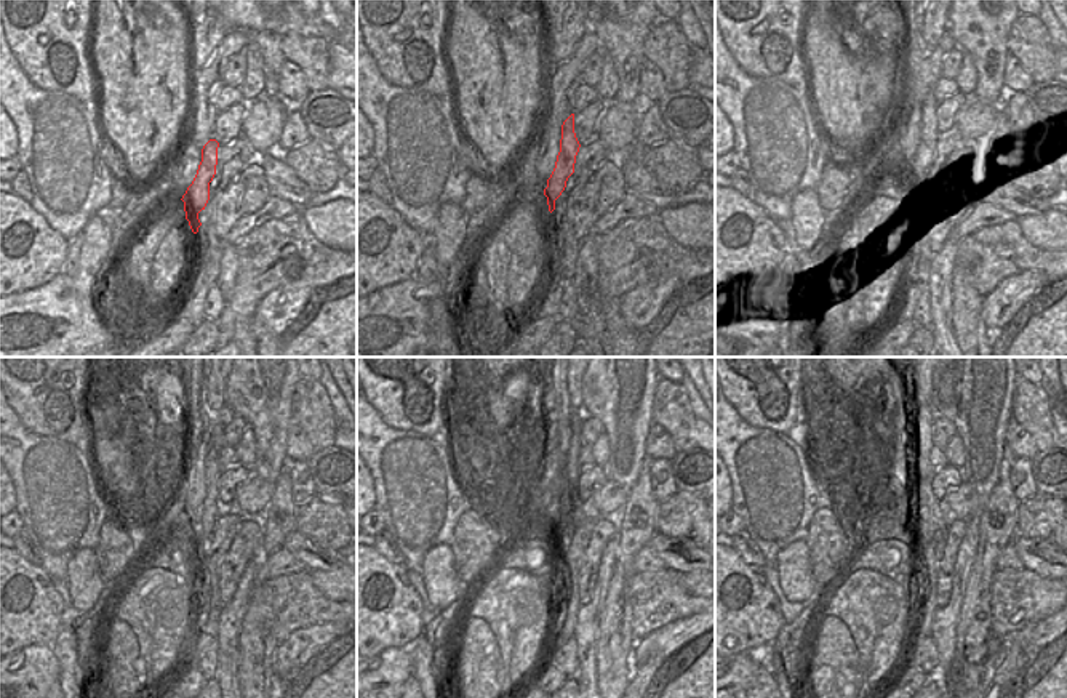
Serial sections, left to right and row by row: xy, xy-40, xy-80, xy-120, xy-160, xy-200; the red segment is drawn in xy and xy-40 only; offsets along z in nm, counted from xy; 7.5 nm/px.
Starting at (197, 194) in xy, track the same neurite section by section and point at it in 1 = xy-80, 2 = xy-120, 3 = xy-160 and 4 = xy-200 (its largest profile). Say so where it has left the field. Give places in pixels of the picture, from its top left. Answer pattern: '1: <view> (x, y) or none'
1: xy-80 (927, 152)
2: xy-120 (211, 506)
3: xy-160 (571, 469)
4: xy-200 (920, 471)

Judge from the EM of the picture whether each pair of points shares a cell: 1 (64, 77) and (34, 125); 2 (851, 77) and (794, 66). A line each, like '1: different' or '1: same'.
1: different
2: different

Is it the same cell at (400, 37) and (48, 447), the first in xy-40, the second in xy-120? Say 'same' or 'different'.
different

